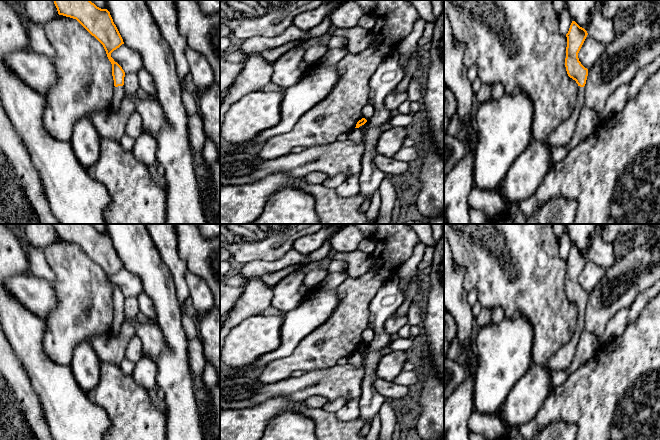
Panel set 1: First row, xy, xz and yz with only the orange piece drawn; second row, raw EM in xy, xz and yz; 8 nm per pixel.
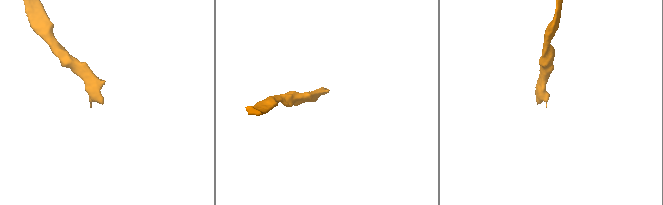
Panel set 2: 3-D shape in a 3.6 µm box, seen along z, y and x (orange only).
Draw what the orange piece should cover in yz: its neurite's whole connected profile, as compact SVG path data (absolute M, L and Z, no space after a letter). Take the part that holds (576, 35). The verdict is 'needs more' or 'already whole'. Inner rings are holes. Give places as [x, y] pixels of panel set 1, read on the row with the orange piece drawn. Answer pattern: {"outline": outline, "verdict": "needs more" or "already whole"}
{"outline": "M572 21L569 31L566 34L567 47L565 67L570 78L576 81L579 86L577 105L572 114L562 122L545 140L545 143L551 148L566 146L574 132L579 118L581 107L585 104L585 84L588 76L588 69L585 68L578 58L578 53L587 37L587 31L580 27L575 21Z", "verdict": "needs more"}

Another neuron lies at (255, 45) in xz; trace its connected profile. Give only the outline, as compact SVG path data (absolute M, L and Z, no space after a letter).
M290 25L284 32L275 37L256 36L245 39L238 48L247 58L253 54L259 54L266 49L273 49L293 41L307 41L309 39L308 31L304 31Z

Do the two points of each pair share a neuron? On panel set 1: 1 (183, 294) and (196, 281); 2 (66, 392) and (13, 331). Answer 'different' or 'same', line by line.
1: different
2: same

